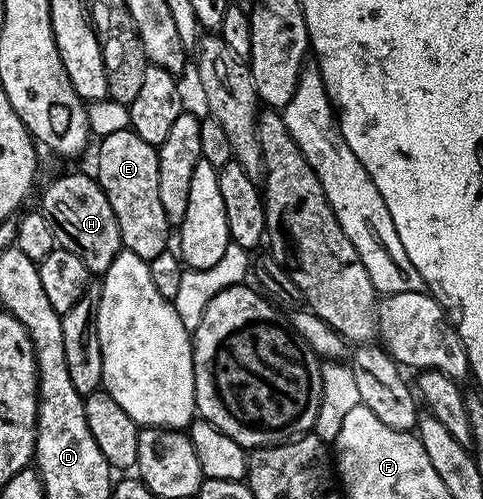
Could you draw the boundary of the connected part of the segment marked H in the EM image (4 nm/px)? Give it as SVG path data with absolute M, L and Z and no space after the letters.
M61 175L41 195L41 208L39 214L45 220L48 234L53 234L53 239L62 251L75 253L79 261L94 276L104 276L105 270L115 261L115 257L123 248L121 246L121 234L119 233L119 221L115 221L115 209L111 209L111 201L107 201L107 193L103 193L96 178L89 175Z

